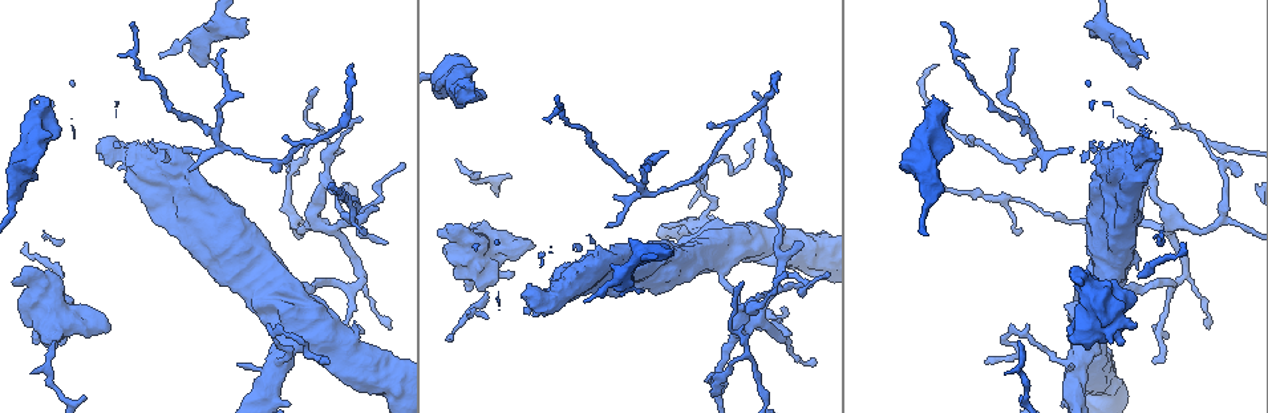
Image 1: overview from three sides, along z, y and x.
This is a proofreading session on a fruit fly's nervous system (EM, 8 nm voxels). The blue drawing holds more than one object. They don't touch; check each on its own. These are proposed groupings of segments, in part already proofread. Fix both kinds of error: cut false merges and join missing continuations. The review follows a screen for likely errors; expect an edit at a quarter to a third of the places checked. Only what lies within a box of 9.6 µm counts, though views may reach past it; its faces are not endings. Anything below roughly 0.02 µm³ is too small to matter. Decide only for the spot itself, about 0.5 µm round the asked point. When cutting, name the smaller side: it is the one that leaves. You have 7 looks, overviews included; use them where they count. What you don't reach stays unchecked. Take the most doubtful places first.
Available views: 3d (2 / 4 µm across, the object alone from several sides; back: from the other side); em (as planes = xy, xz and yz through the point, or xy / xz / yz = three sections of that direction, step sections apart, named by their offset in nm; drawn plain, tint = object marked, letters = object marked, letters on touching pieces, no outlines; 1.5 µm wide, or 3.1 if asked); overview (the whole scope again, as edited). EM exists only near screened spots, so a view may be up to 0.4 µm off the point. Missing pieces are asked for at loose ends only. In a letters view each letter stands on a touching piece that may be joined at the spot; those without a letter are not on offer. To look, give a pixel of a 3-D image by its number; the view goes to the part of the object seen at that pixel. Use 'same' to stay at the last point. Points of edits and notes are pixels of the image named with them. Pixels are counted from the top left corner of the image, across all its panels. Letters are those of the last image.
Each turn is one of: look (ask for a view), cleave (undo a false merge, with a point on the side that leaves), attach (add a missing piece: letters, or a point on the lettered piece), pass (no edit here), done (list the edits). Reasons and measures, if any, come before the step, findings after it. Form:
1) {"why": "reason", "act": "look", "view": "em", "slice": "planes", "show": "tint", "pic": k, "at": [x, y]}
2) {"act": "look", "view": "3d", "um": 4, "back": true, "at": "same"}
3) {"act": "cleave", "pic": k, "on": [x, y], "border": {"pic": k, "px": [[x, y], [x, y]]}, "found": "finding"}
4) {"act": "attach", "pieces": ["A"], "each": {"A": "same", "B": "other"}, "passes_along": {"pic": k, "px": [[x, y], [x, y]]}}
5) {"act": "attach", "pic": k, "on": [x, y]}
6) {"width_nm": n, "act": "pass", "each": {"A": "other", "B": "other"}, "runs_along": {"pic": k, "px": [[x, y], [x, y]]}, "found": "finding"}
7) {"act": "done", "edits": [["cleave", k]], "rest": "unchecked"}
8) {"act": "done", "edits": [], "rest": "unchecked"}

{"why": "tapers out", "act": "look", "view": "em", "slice": "planes", "show": "tint", "pic": 1, "at": [161, 53]}

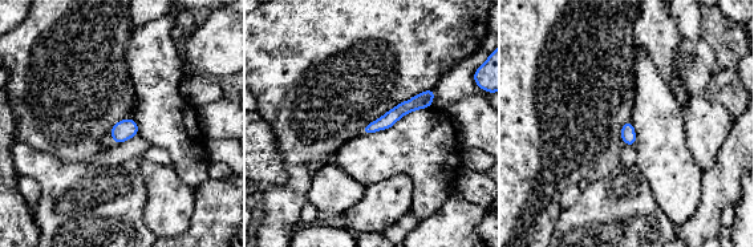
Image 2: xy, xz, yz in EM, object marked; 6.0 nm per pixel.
{"act": "look", "view": "em", "slice": "planes", "show": "letters", "at": "same"}

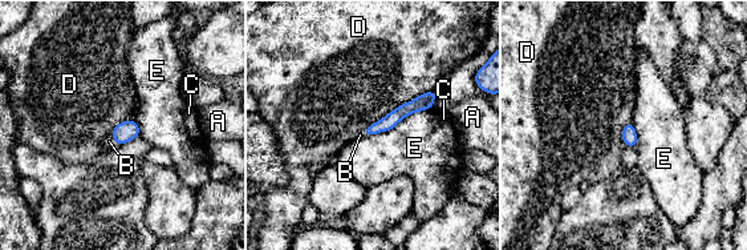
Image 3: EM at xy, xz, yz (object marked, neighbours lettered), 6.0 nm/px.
{"act": "attach", "pieces": ["B"], "each": {"A": "other", "B": "same", "C": "other", "D": "other", "E": "other"}, "found": "the cell continues"}

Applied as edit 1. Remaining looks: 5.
{"why": "thick end", "act": "look", "view": "em", "slice": "yz", "step": 8, "show": "tint", "pic": 1, "at": [441, 236]}

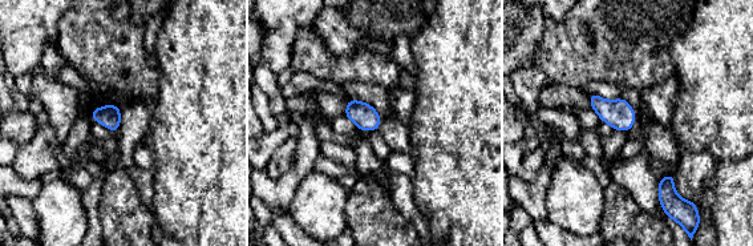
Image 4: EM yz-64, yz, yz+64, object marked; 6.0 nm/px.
{"act": "look", "view": "em", "slice": "planes", "show": "letters", "at": "same"}

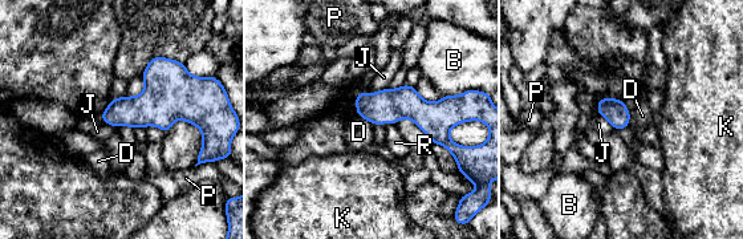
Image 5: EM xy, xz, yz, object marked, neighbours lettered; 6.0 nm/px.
{"longest_contact_nm": ["J", 160], "act": "pass", "each": {"B": "other", "D": "other", "J": "other", "K": "other", "P": "other", "R": "other"}, "found": "no lettered piece goes on from it"}

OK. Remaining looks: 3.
{"why": "calibre changes", "act": "look", "view": "3d", "um": 2, "back": true, "pic": 1, "at": [304, 284]}

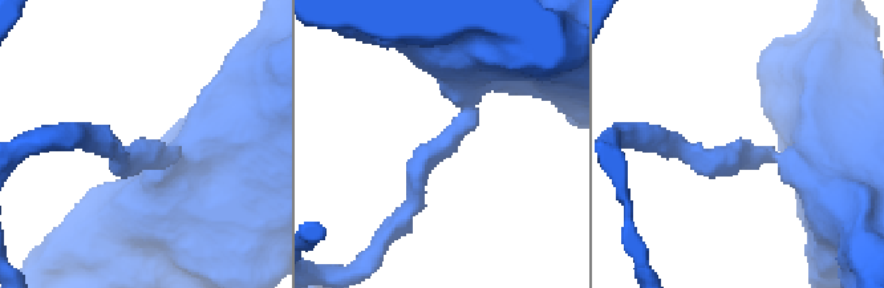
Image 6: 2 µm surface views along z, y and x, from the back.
{"arm_widths_nm": [170, 600], "why": "need the tissue", "act": "look", "view": "em", "slice": "planes", "show": "tint", "pic": 6, "at": [448, 137]}

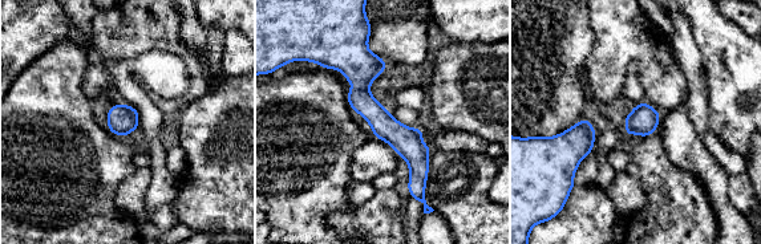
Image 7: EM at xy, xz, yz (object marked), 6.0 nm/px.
{"act": "look", "view": "em", "slice": "planes", "show": "letters", "at": "same"}

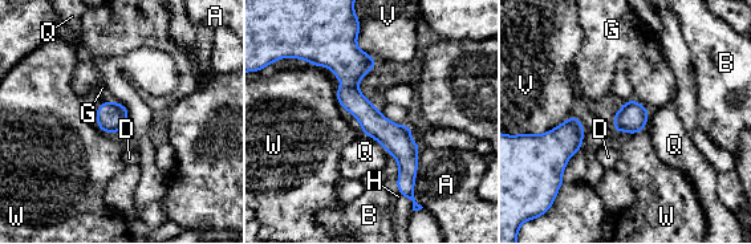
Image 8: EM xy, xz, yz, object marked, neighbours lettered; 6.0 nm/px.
{"width_nm": 160, "act": "pass", "each": {"A": "other", "B": "other", "D": "other", "G": "other", "H": "other", "Q": "other", "V": "other", "W": "other"}, "found": "one cell here"}

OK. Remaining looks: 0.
{"act": "done", "edits": [["attach", 3]], "rest": "unchecked"}

